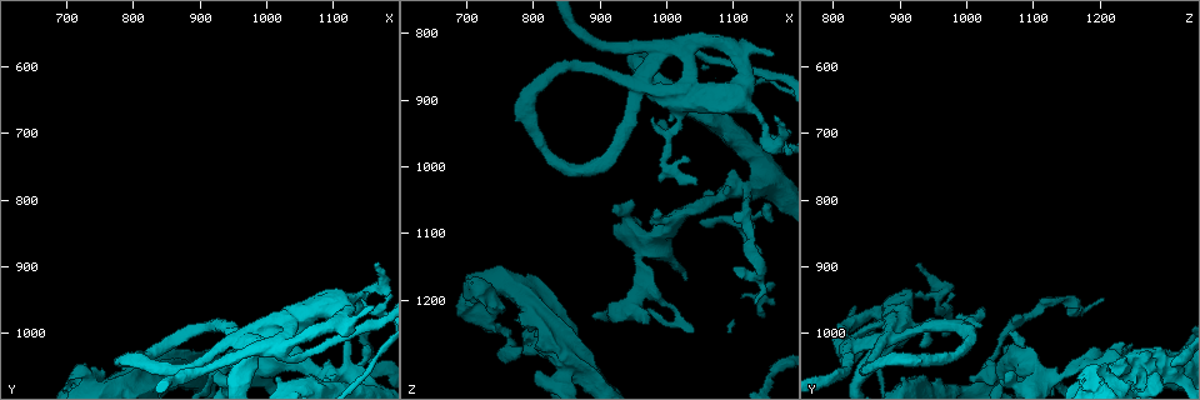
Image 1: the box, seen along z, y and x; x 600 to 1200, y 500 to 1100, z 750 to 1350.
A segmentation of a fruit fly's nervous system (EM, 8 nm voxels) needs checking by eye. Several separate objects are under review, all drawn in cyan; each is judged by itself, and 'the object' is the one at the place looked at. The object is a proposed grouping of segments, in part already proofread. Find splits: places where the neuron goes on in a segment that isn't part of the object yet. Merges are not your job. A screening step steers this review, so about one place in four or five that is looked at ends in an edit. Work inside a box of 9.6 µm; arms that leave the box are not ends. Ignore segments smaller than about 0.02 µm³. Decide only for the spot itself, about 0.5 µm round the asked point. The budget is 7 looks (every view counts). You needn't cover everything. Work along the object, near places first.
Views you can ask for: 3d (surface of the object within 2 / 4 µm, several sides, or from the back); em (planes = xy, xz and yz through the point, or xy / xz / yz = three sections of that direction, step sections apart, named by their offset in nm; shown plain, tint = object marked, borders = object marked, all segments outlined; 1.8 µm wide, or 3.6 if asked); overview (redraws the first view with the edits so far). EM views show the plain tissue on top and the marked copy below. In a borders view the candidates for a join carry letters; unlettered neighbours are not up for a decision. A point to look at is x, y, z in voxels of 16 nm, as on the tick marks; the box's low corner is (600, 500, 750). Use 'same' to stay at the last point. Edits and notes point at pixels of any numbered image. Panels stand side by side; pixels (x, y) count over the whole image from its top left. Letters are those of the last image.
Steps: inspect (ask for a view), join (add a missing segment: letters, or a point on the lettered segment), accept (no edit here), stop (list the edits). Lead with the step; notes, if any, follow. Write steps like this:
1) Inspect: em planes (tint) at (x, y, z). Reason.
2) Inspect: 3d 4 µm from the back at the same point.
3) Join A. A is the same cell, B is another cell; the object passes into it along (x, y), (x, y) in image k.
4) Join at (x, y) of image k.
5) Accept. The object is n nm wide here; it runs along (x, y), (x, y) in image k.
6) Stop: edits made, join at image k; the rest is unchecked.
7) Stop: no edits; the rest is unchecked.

Inspect: 3d 4 µm from the back at (975, 1025, 875). Thick turns thin.

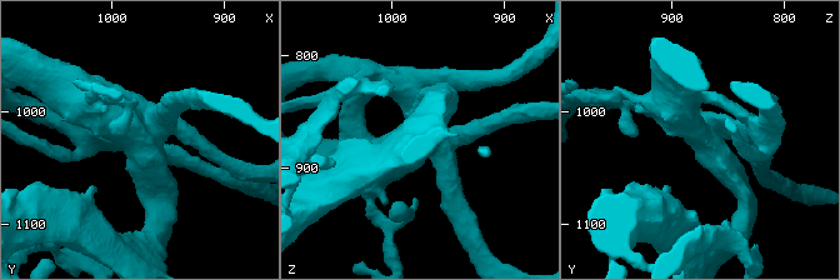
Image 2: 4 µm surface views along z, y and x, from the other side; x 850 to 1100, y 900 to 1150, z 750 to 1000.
Inspect: em 3.6 µm planes (borders) at (976, 1018, 874). Shape alone is not enough.

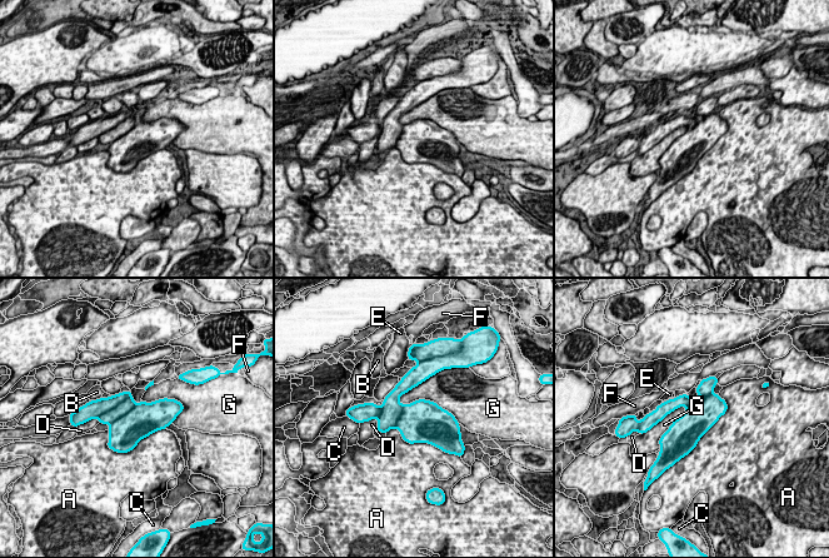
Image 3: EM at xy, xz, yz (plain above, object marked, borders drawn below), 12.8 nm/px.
Accept. A, B, C, D, E, F and G are other cells; no lettered segment goes on from it.

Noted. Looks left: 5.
Inspect: 3d 4 µm from the back at (1150, 1020, 1050). Free end.

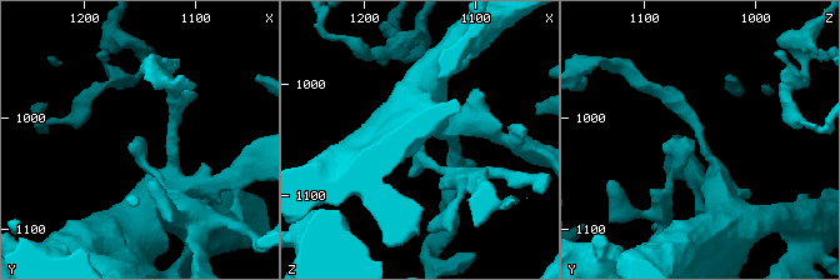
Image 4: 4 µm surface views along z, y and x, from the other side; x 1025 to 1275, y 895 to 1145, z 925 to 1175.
Inspect: em planes (tint) at (1148, 1022, 1052).

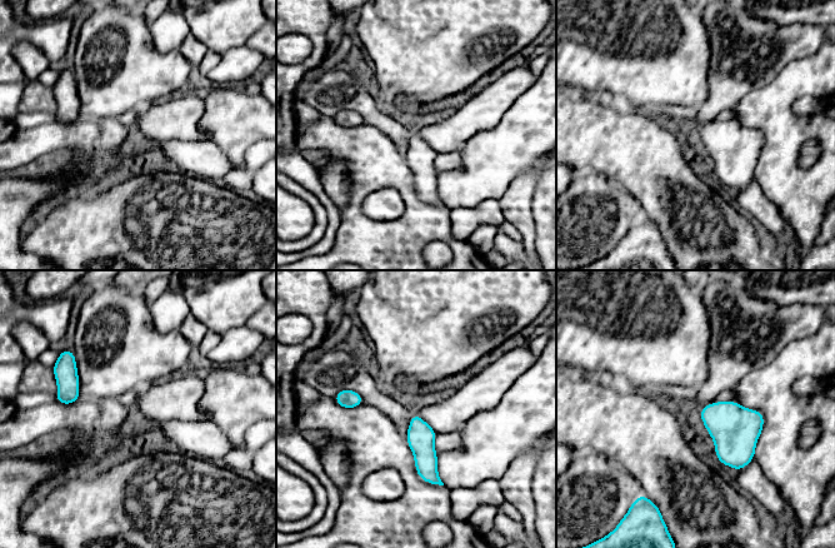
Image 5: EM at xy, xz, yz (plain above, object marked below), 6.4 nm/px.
Inspect: em planes (borders) at the same point. What lies round it.

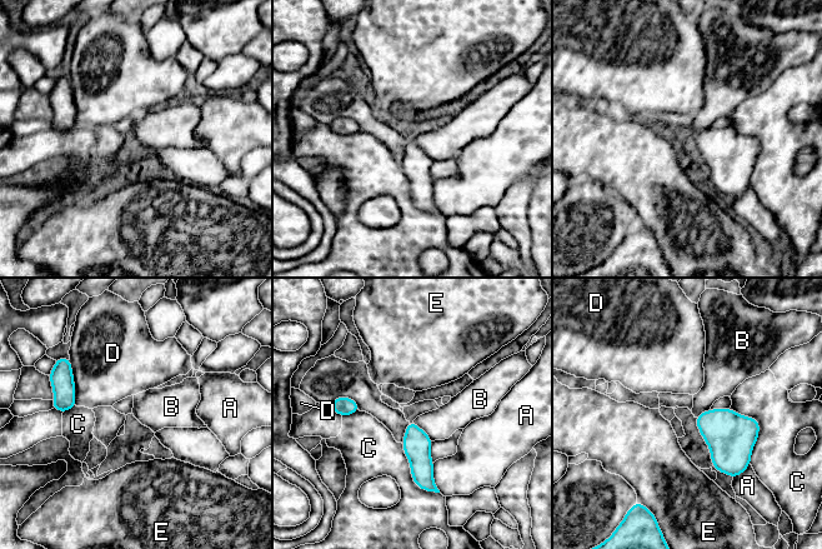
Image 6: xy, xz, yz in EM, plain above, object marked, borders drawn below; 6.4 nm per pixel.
Accept. A, B, C, D and E are other cells; a border runs along (414, 420), (434, 440) in image 6; no lettered segment goes on from it.

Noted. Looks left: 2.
Inspect: 3d 4 µm at (1040, 1020, 1245). An open end.

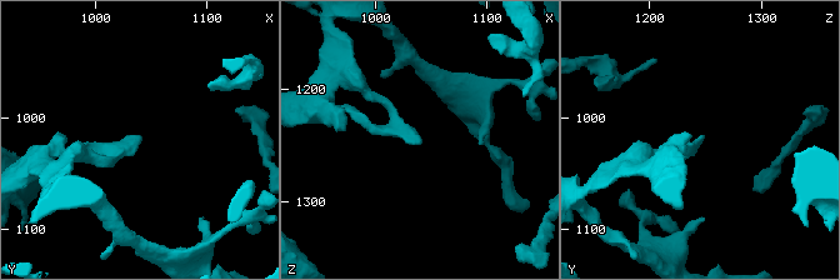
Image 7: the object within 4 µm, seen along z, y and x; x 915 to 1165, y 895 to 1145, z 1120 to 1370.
Inspect: em xy step 8 (borders) at (1040, 1018, 1248).

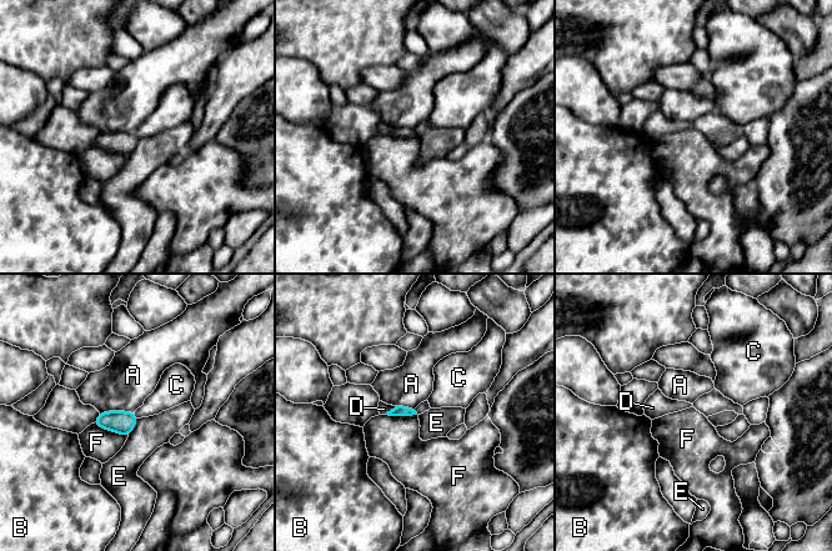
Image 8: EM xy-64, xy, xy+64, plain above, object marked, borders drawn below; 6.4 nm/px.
Accept. A, B, C, D, E and F are other cells; a border runs along (93, 422), (106, 430), (128, 436) in image 8; no lettered segment goes on from it.

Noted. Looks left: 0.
Stop: no edits; the rest is unchecked.

